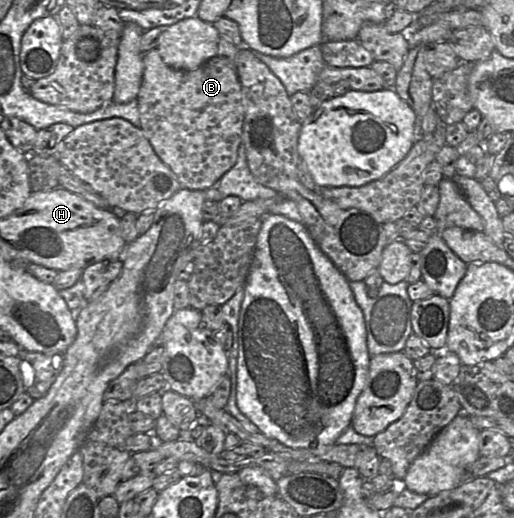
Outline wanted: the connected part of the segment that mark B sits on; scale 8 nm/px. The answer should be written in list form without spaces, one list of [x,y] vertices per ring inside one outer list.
[[[154,48],[143,55],[143,66],[143,79],[137,96],[137,101],[141,128],[144,135],[149,140],[160,160],[176,175],[182,188],[189,190],[206,190],[214,186],[221,179],[221,177],[235,165],[237,161],[238,148],[242,142],[245,110],[243,106],[242,87],[234,65],[217,55],[195,70],[177,70],[168,66],[160,56],[158,49]]]

